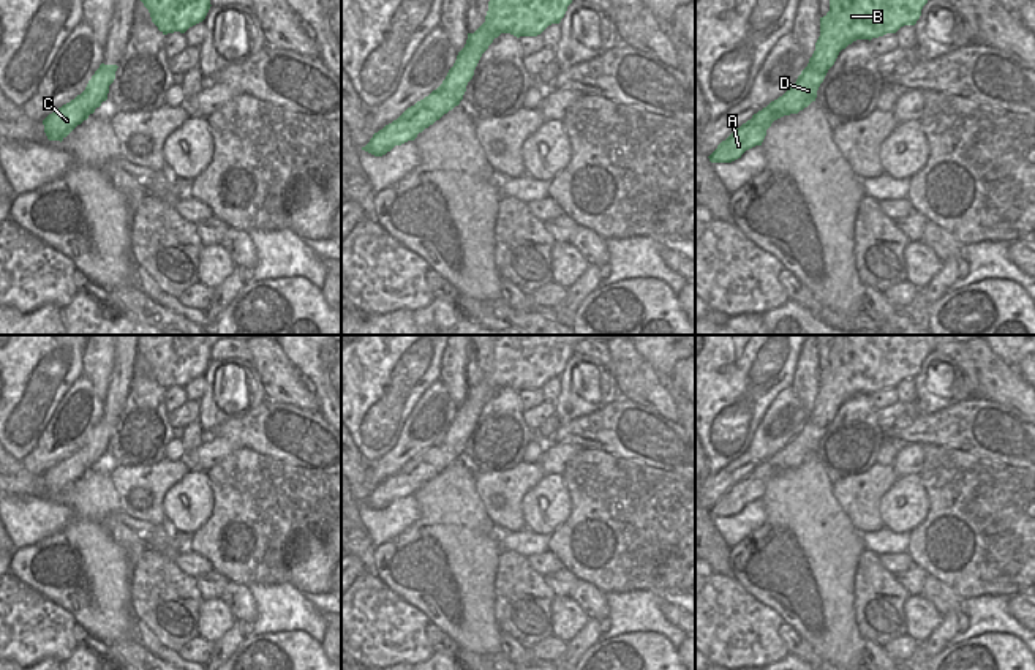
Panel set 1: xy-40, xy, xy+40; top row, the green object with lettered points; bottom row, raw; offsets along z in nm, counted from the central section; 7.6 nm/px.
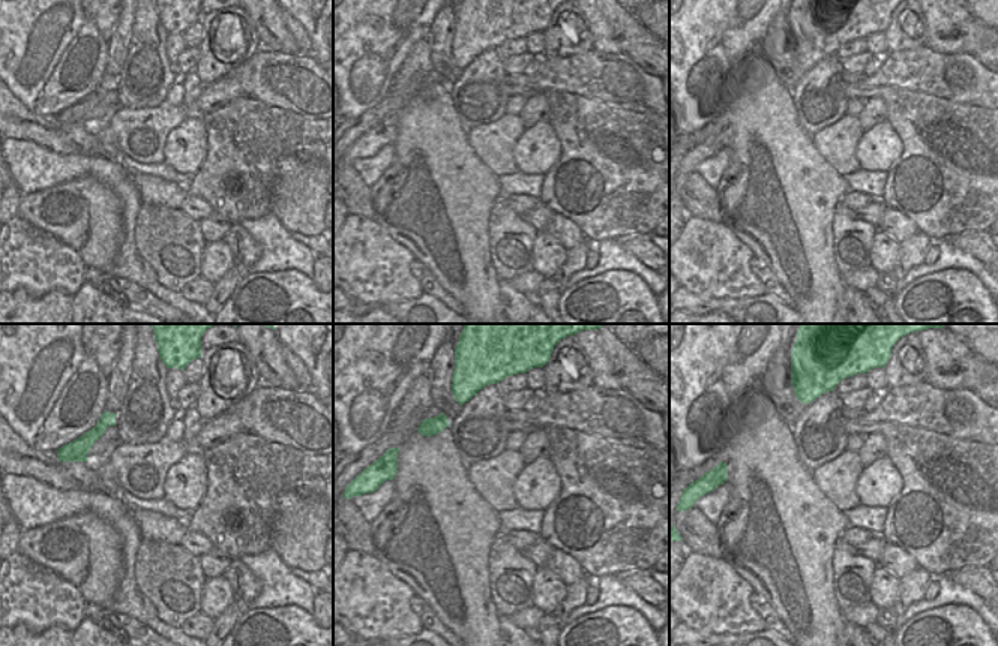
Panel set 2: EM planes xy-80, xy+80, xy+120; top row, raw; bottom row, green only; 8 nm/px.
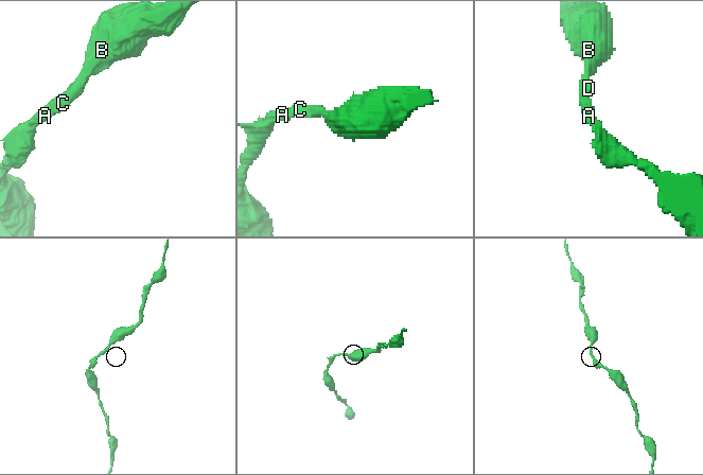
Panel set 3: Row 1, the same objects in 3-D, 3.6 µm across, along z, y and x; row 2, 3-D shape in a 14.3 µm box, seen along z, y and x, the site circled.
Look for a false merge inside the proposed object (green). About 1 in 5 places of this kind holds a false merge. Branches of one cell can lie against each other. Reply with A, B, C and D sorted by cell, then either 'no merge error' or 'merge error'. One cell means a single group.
A B C D | no merge error

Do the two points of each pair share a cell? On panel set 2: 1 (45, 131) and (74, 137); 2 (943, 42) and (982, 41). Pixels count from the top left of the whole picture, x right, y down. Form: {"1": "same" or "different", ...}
{"1": "same", "2": "same"}

